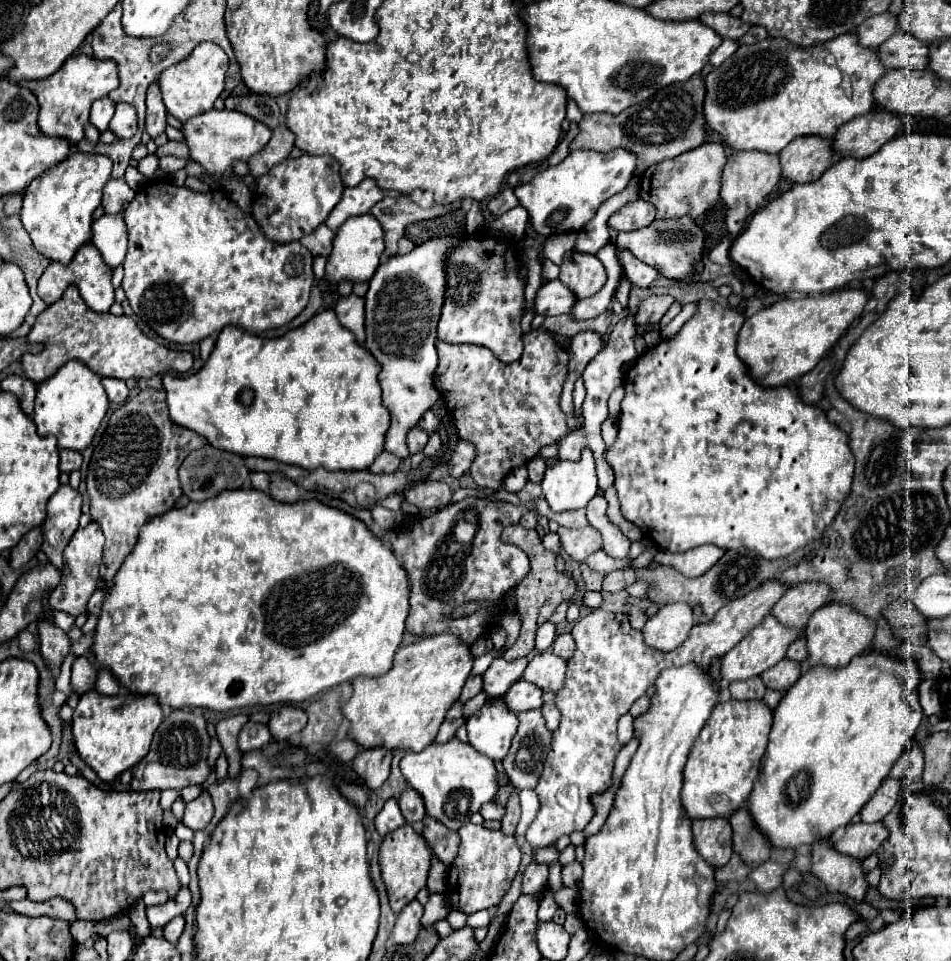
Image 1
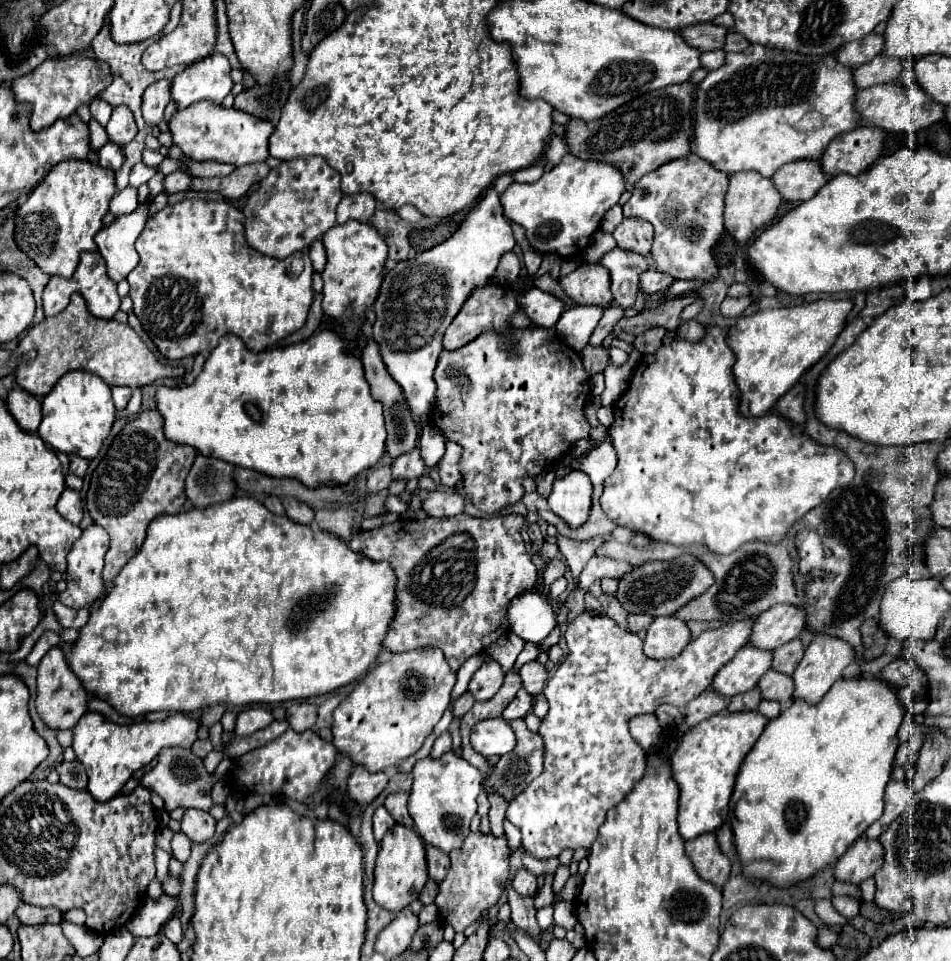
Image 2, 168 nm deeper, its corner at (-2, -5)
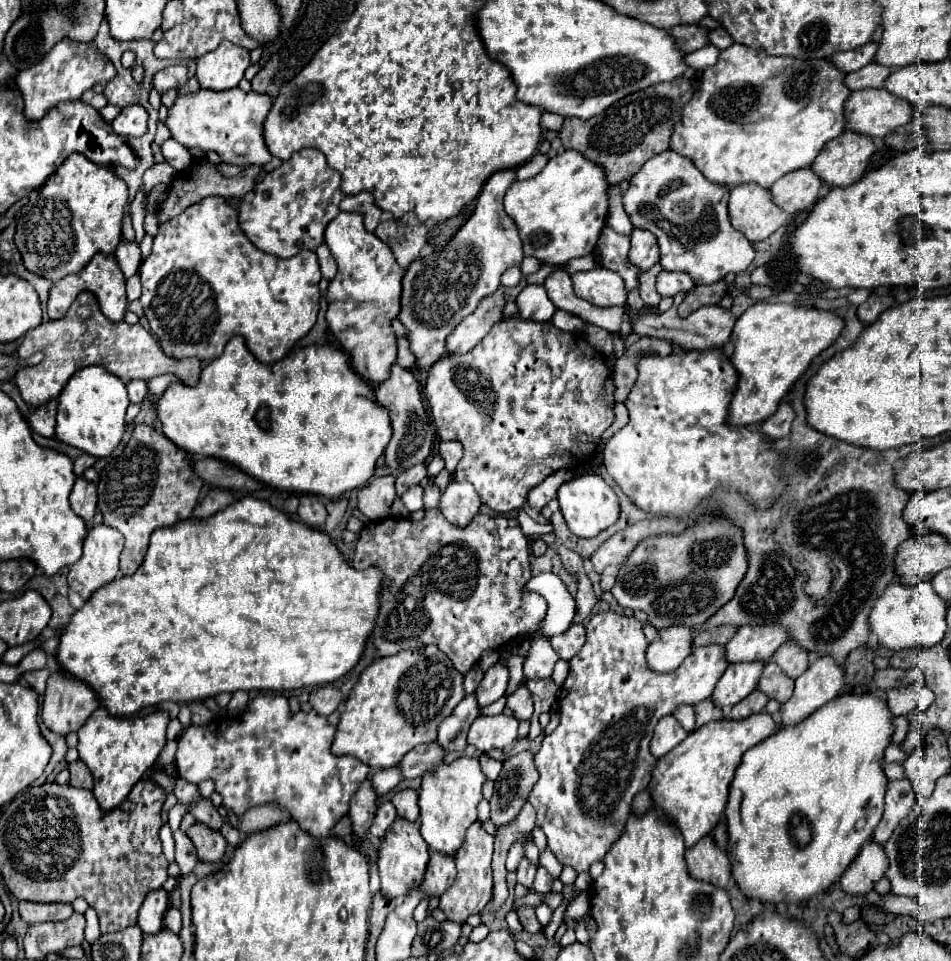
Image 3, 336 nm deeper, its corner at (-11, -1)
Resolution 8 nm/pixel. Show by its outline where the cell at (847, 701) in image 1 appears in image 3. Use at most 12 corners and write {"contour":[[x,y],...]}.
{"contour":[[842,694],[746,750],[746,898],[828,890],[884,814],[894,714]]}

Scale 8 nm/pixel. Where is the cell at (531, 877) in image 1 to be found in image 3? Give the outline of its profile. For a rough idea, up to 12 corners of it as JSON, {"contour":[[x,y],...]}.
{"contour":[[540,866],[534,892],[548,894],[552,876]]}

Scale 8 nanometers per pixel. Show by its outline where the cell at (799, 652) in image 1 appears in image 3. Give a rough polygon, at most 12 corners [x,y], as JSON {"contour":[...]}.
{"contour":[[788,640],[772,660],[790,678],[808,668],[808,650]]}

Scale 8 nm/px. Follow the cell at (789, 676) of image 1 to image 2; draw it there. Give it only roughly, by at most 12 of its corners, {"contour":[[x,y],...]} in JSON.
{"contour":[[767,670],[759,680],[765,700],[791,702],[791,676]]}

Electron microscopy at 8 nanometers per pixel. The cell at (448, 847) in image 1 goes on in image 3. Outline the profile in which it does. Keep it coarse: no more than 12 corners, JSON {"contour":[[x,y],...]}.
{"contour":[[430,850],[422,884],[440,896],[456,880],[454,856]]}

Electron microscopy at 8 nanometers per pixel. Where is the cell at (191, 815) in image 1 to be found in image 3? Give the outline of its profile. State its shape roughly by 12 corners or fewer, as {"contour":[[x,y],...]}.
{"contour":[[196,822],[186,830],[200,860],[216,862],[226,850],[220,830]]}

